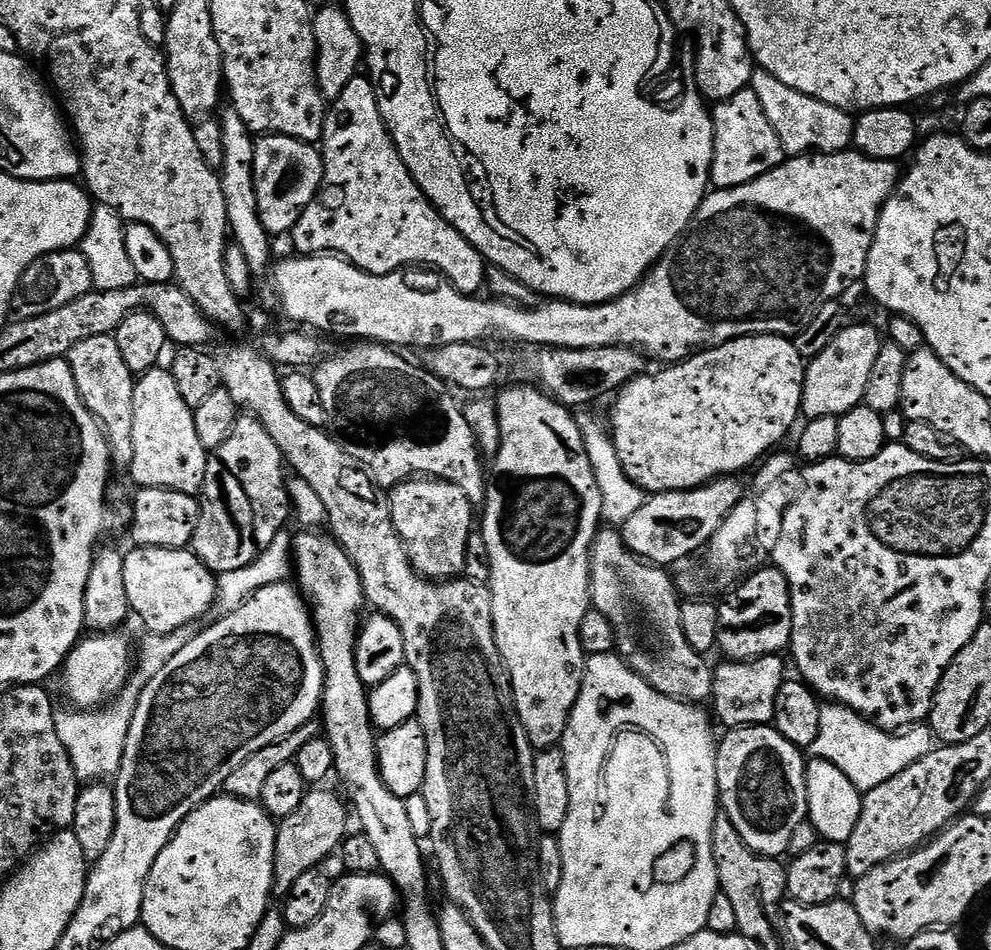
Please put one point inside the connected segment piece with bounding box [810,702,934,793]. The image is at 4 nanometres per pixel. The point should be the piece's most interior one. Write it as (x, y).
(868, 755)

